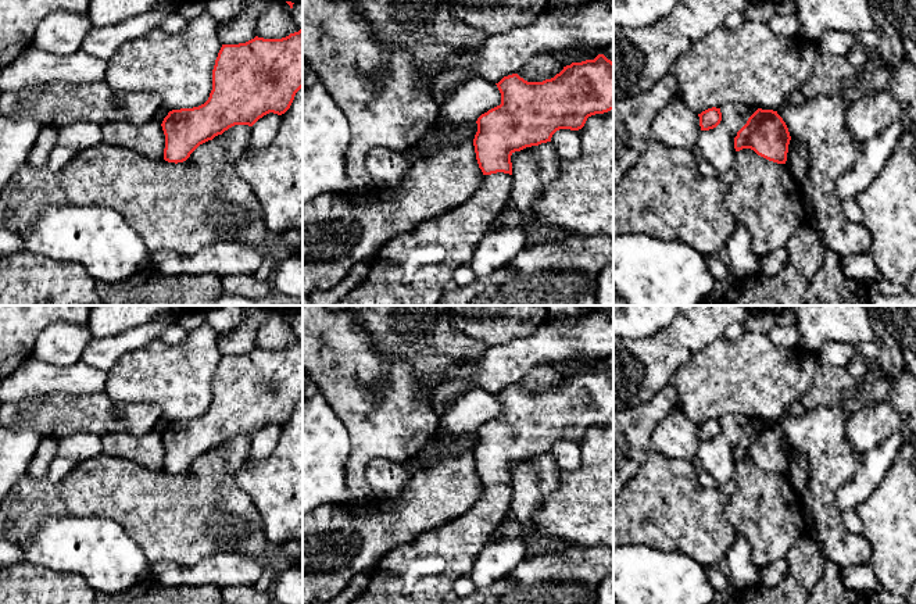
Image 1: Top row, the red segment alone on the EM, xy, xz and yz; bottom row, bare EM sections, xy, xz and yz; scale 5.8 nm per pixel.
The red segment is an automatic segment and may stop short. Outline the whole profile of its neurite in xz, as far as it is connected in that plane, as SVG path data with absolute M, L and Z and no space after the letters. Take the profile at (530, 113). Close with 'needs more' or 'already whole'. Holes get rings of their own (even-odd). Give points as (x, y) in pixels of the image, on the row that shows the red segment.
M604 54L594 60L572 62L551 79L527 82L518 74L495 83L501 104L482 114L473 139L476 160L483 175L512 175L511 156L526 147L551 142L559 129L579 131L588 117L613 110L613 62Z | already whole

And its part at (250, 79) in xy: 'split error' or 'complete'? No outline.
complete

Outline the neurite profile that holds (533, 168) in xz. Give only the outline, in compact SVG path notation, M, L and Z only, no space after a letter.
M551 142L526 147L511 156L512 196L511 201L522 218L533 215L533 204L543 189L561 174L561 158Z

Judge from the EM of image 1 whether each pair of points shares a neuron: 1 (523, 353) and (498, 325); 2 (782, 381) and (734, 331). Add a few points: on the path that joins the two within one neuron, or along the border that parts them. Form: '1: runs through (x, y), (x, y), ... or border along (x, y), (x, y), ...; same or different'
1: border along (540, 325), (526, 336), (489, 345); different
2: border along (747, 332), (737, 339), (726, 339), (723, 336); different

